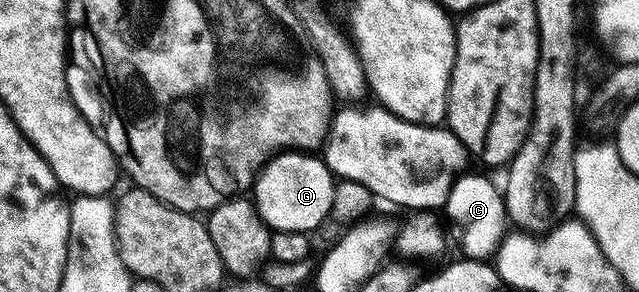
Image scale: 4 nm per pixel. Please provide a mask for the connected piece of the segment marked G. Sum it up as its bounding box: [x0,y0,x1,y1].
[254,152,336,231]

